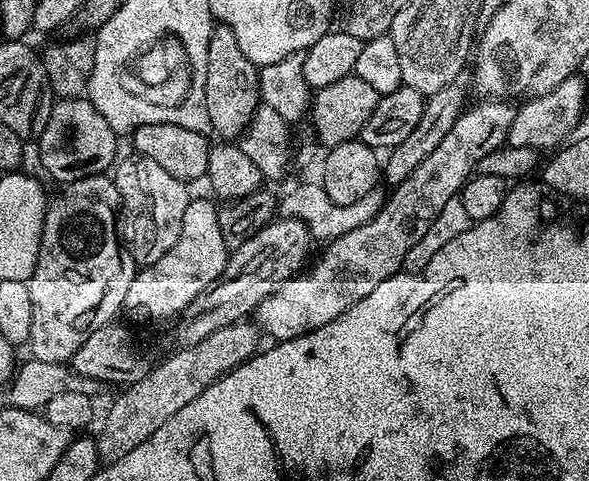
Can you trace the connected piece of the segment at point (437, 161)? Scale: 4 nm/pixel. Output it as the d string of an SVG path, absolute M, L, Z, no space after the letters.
M487 98L476 103L480 104L465 107L458 122L450 126L450 134L442 138L430 158L418 165L410 178L391 189L376 217L366 222L366 226L358 226L358 230L350 230L350 234L331 241L325 247L328 249L324 257L312 269L307 269L308 276L297 274L282 282L274 294L262 298L254 313L254 323L265 337L273 336L271 339L279 342L318 330L318 326L334 322L338 314L346 314L354 302L362 302L366 294L403 269L410 246L415 246L422 234L430 230L434 218L442 214L442 206L460 195L460 189L474 173L475 164L506 144L517 105Z

